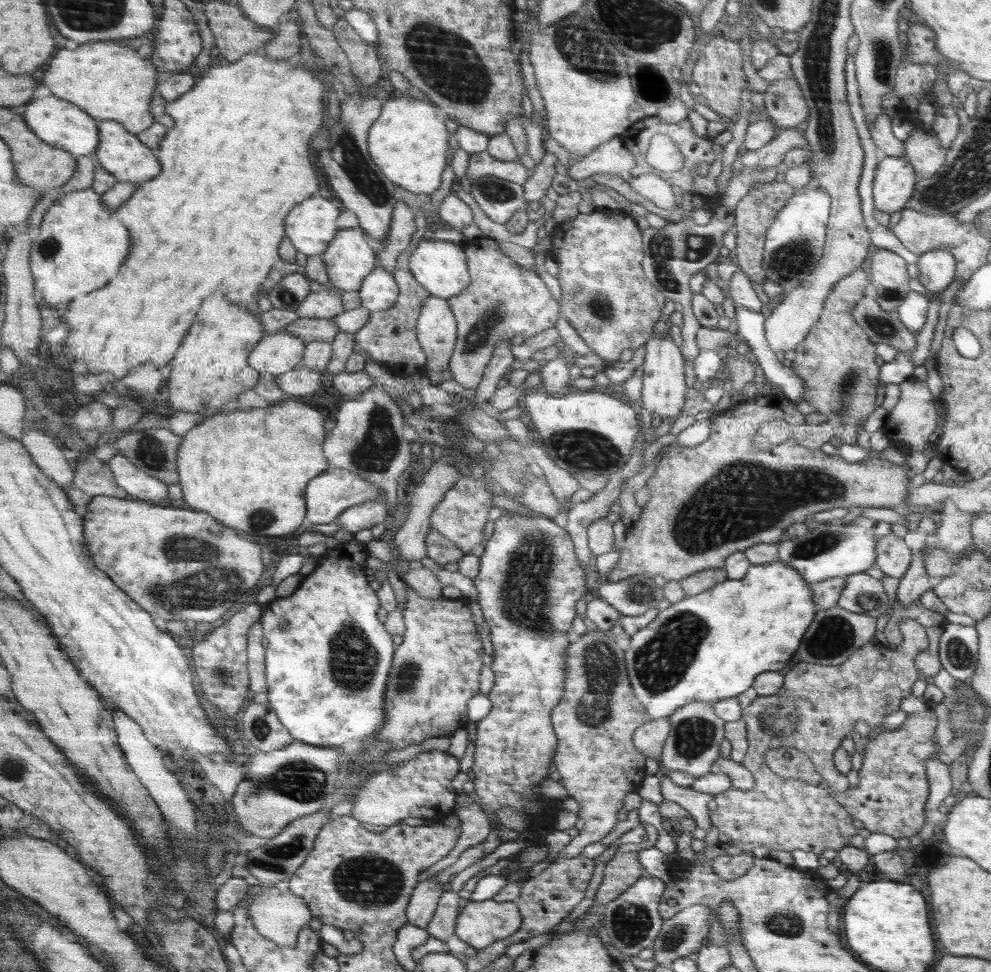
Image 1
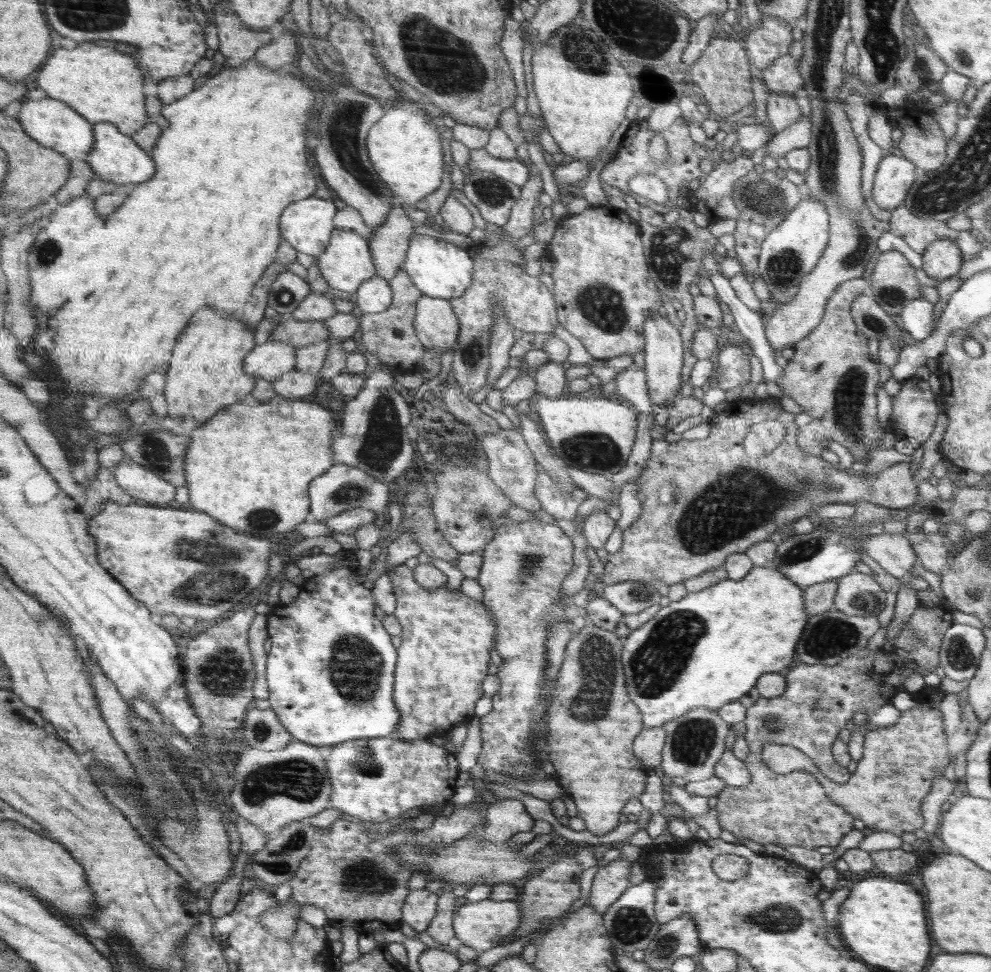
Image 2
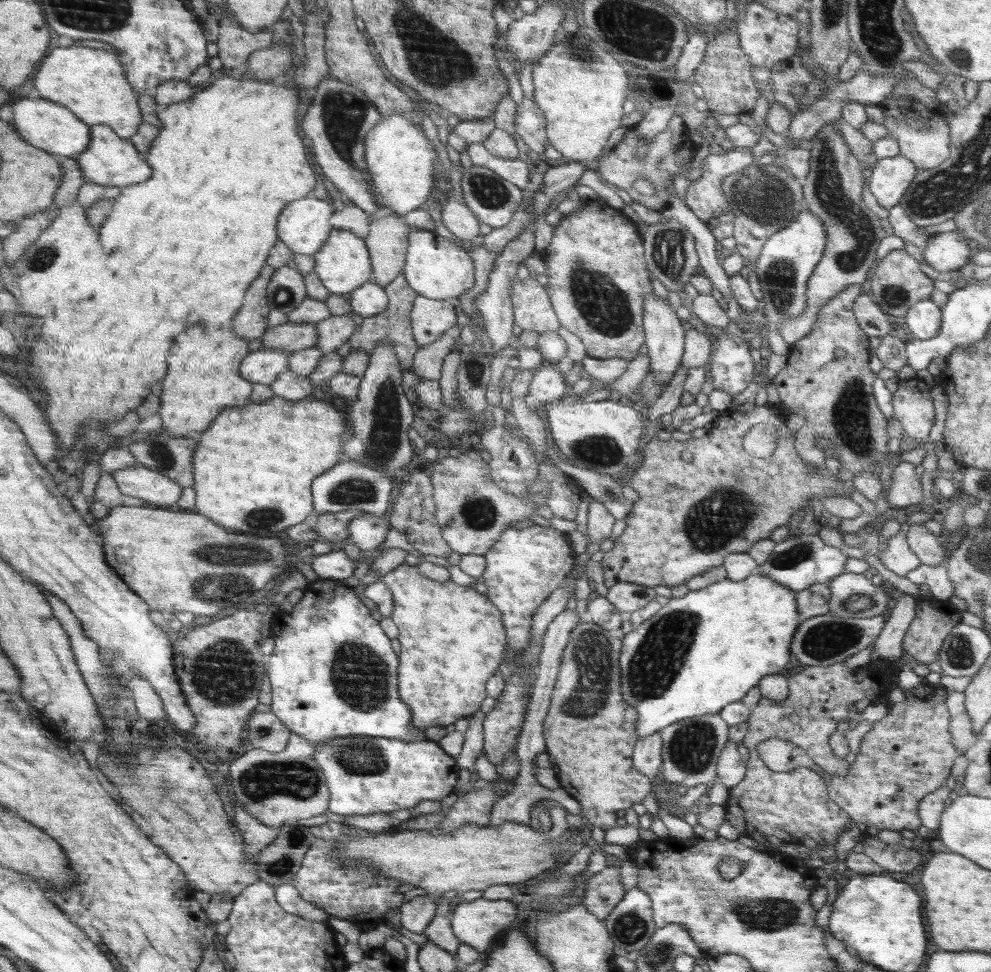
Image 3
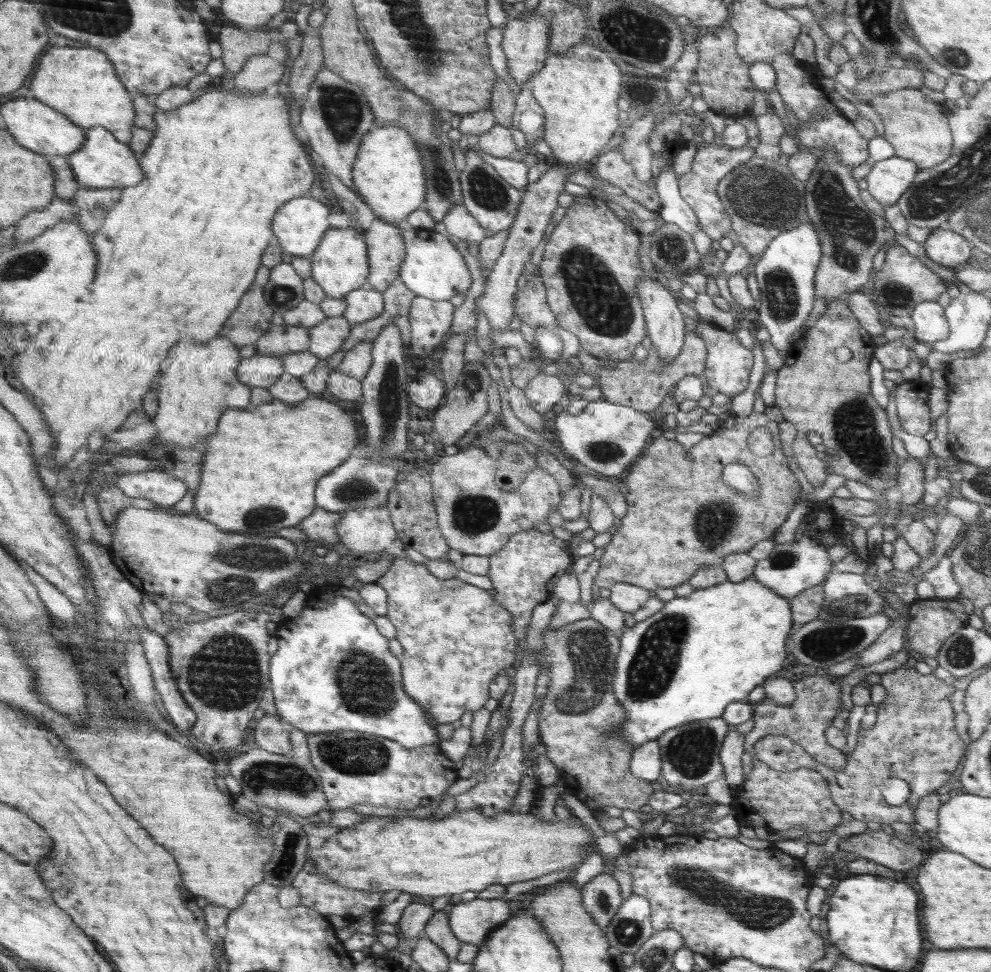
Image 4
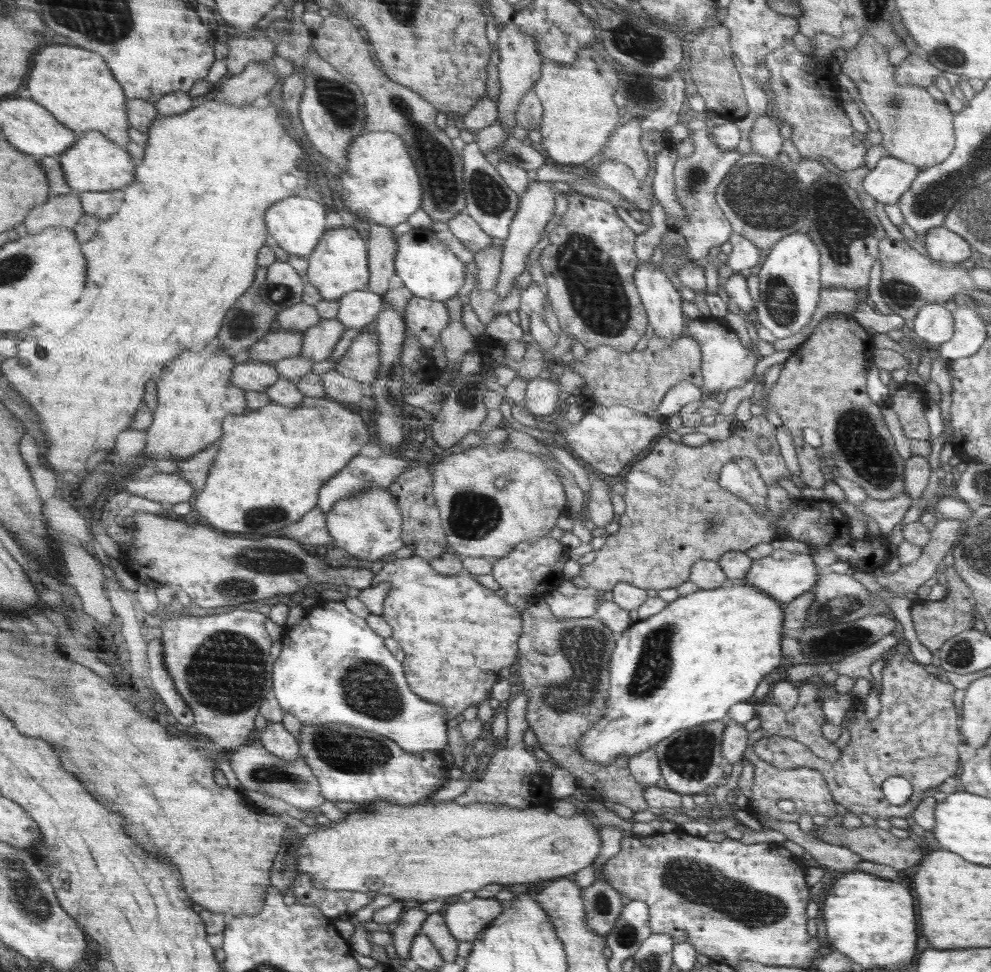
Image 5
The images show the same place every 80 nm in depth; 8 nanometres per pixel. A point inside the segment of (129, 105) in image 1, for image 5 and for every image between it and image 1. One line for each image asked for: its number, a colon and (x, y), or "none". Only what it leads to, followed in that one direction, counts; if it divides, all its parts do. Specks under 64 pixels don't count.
2: (105, 86)
3: (92, 83)
4: (80, 82)
5: (75, 85)

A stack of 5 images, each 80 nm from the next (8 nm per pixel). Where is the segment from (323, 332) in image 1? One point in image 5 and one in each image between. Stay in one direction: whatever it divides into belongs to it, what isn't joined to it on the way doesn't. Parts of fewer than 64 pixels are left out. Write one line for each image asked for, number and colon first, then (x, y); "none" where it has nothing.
2: (300, 333)
3: (292, 336)
4: (282, 340)
5: (280, 344)

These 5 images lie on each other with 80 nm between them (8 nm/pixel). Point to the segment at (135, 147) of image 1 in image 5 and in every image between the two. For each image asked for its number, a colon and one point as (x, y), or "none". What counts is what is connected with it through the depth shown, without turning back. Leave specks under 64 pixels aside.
2: (117, 158)
3: (111, 160)
4: (103, 162)
5: (94, 164)

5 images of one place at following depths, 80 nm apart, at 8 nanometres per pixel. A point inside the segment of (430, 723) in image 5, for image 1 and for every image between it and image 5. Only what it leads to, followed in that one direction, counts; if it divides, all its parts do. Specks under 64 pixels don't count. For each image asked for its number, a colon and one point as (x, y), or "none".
1: (326, 672)
2: (330, 672)
3: (333, 673)
4: (333, 671)

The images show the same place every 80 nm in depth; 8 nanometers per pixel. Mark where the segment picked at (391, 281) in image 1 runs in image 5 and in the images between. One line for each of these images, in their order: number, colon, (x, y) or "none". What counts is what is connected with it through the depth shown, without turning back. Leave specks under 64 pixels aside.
2: (375, 295)
3: (369, 300)
4: (363, 304)
5: (358, 308)

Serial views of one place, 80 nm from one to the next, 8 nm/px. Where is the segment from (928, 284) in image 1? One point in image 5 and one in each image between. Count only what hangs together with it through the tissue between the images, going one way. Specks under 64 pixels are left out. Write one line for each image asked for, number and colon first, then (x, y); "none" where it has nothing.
2: (940, 260)
3: (945, 252)
4: (947, 248)
5: (943, 245)

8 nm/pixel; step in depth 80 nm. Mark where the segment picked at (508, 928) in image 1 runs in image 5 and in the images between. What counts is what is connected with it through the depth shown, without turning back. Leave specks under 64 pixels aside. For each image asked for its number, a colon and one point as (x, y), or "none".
2: (480, 925)
3: (476, 923)
4: (473, 921)
5: (465, 920)

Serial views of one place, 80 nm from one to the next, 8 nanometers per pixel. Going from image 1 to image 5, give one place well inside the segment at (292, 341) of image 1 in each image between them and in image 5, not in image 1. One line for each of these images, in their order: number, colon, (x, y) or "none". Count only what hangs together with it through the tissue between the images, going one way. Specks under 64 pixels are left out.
2: (274, 358)
3: (264, 366)
4: (263, 370)
5: (257, 376)

